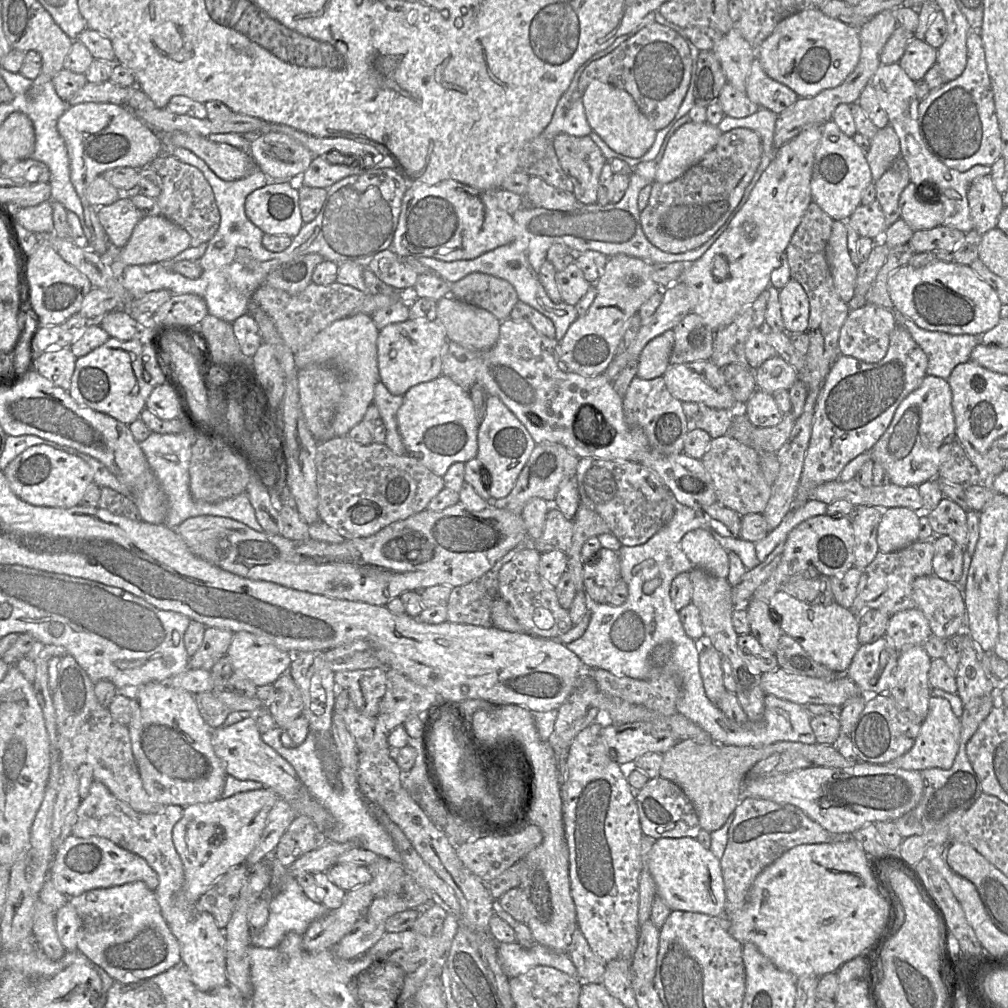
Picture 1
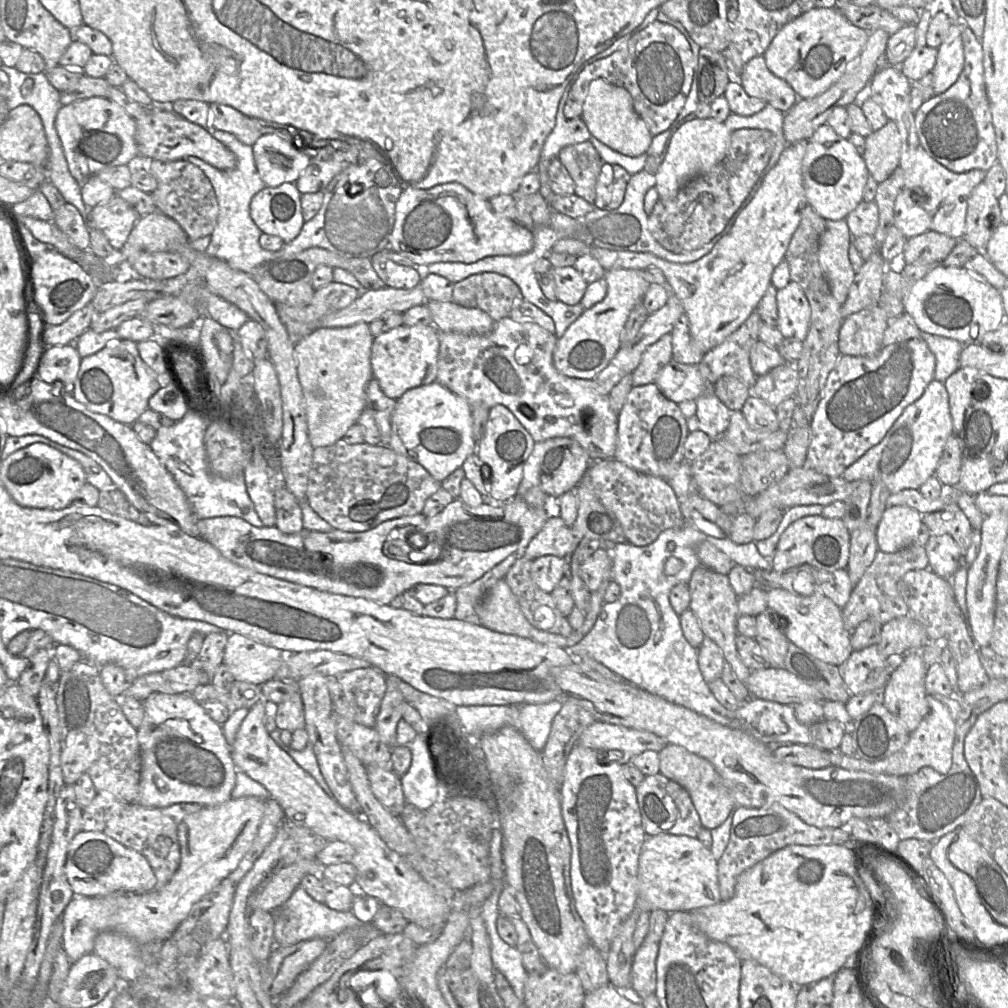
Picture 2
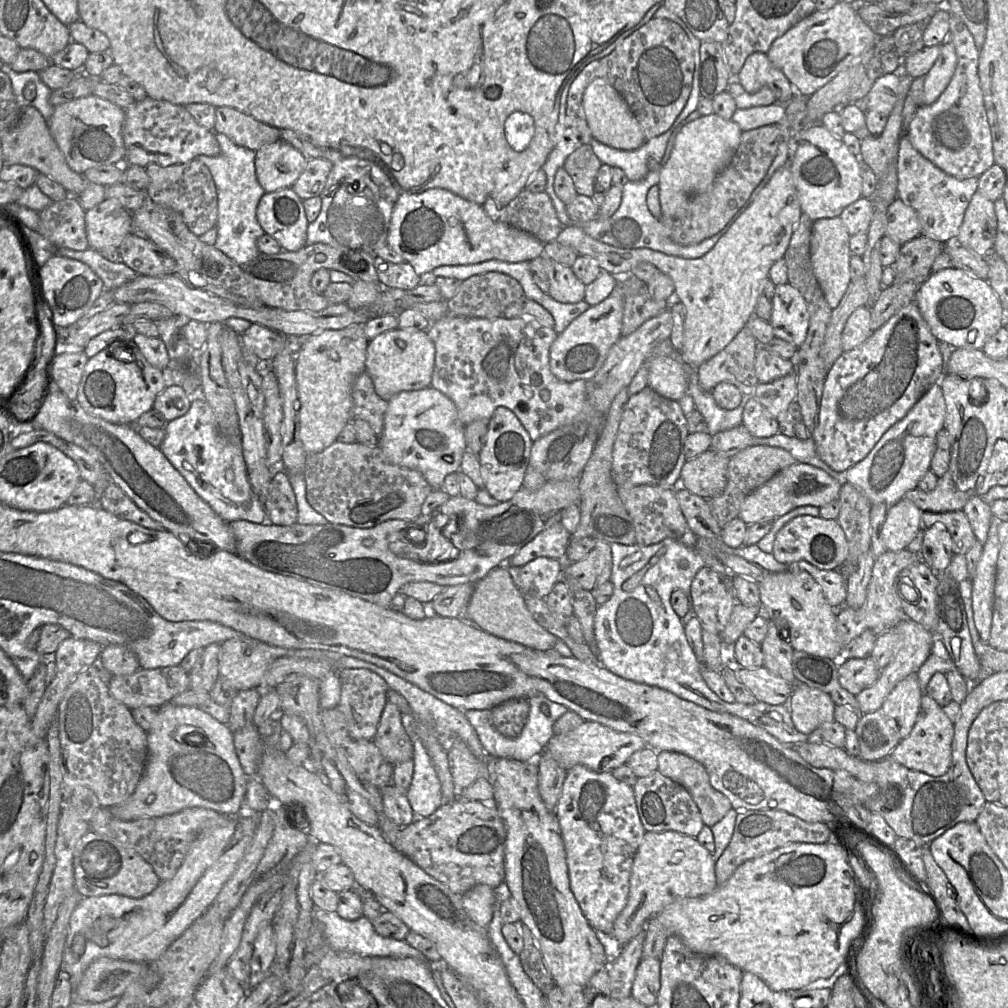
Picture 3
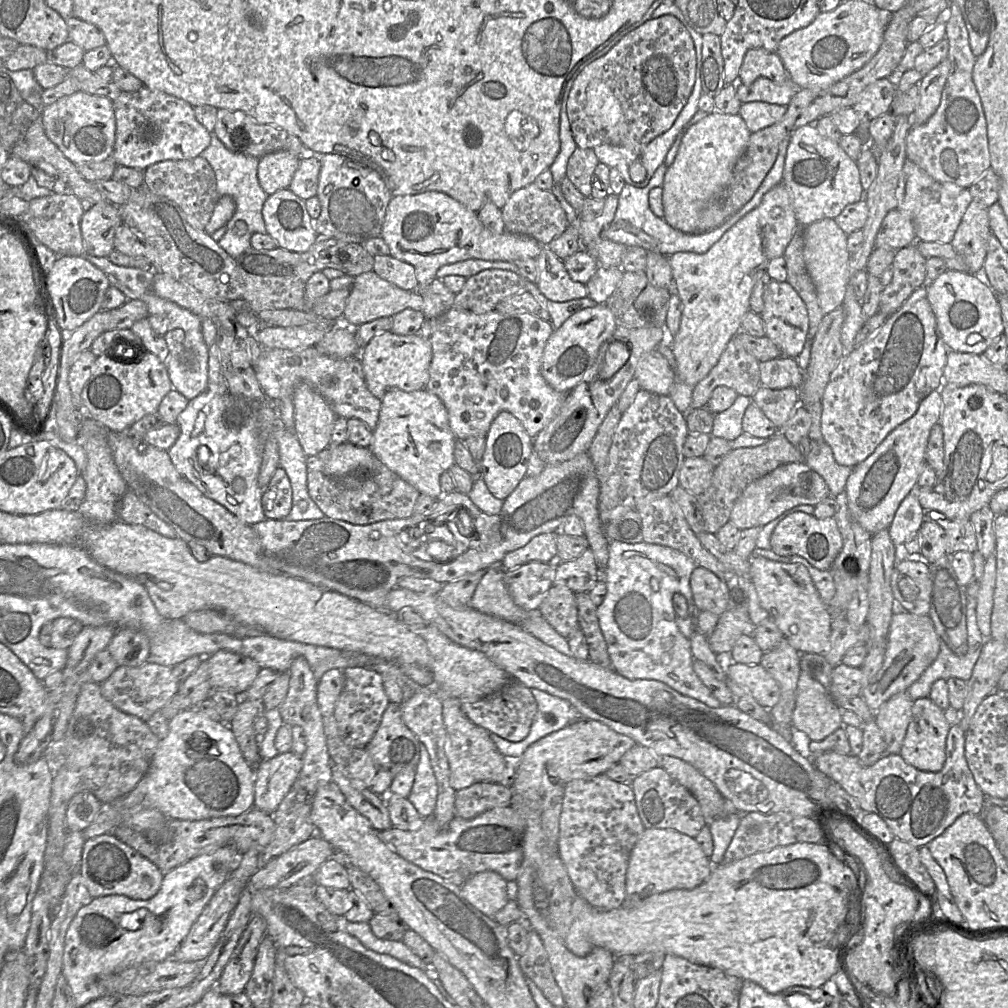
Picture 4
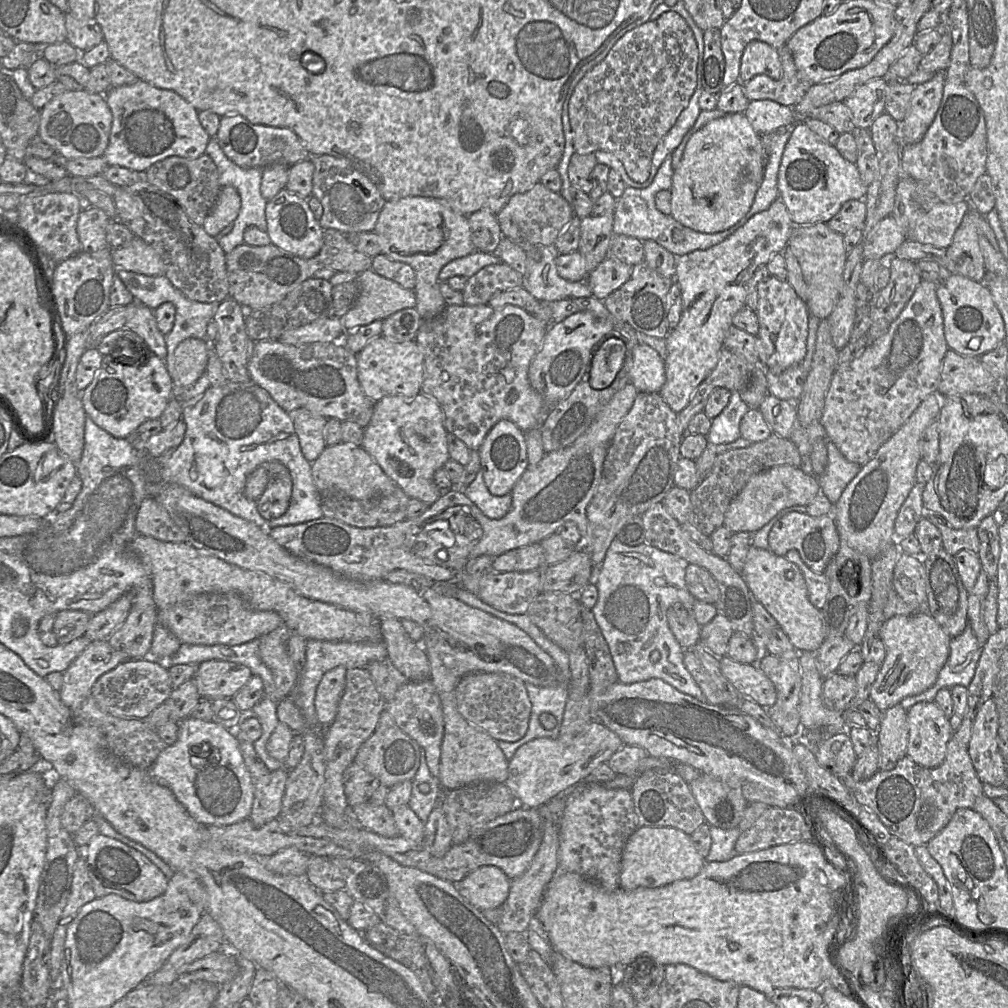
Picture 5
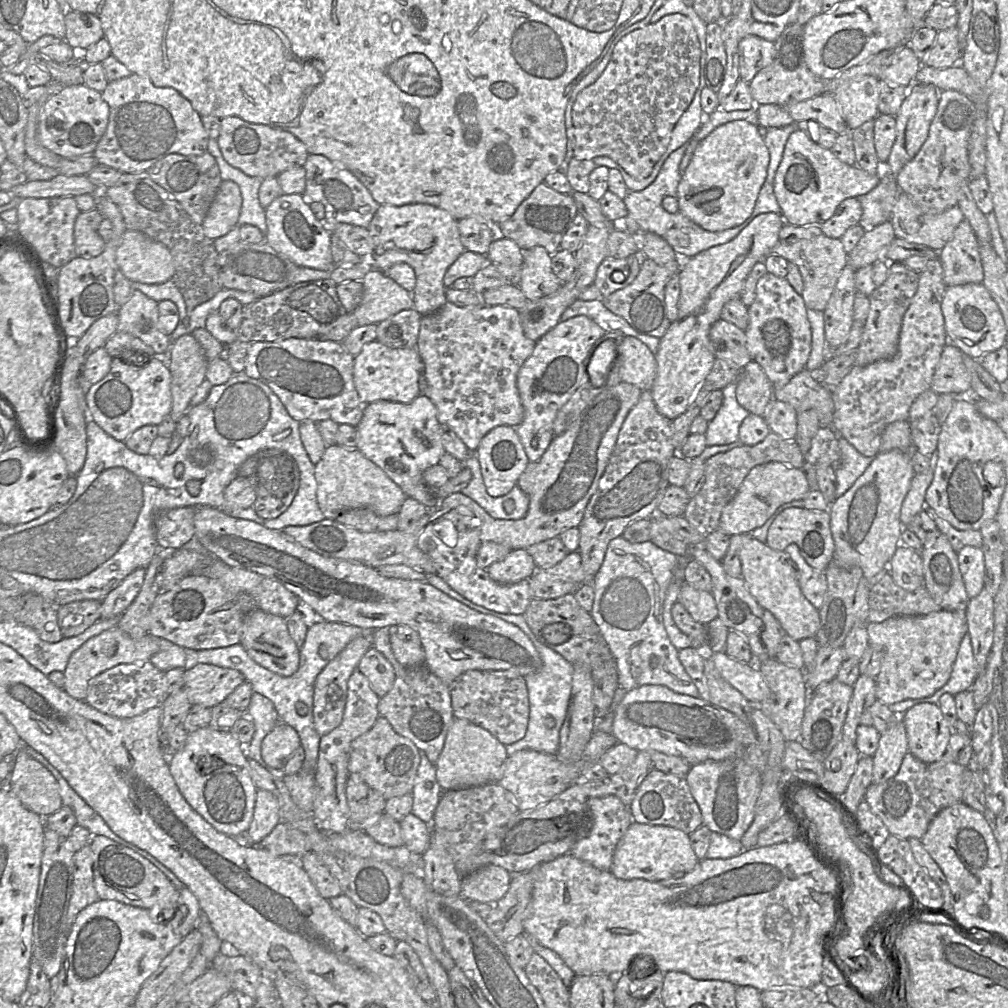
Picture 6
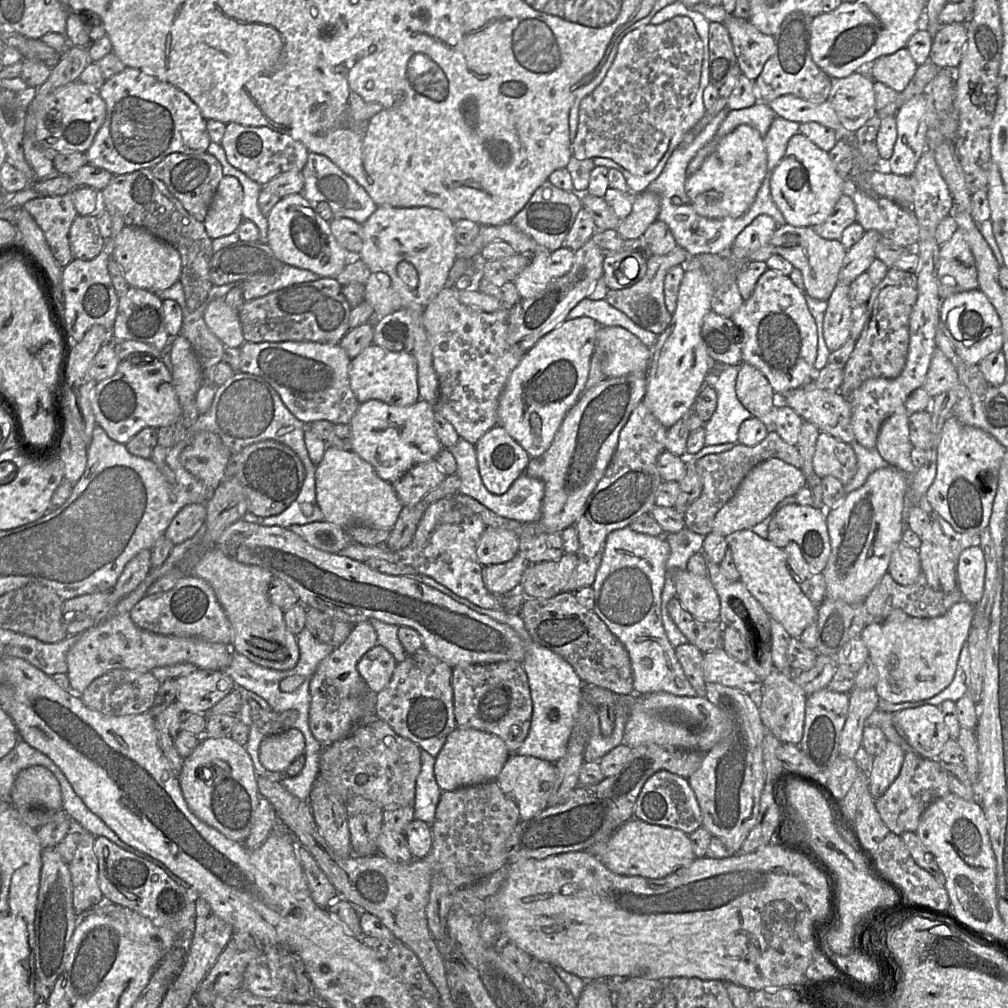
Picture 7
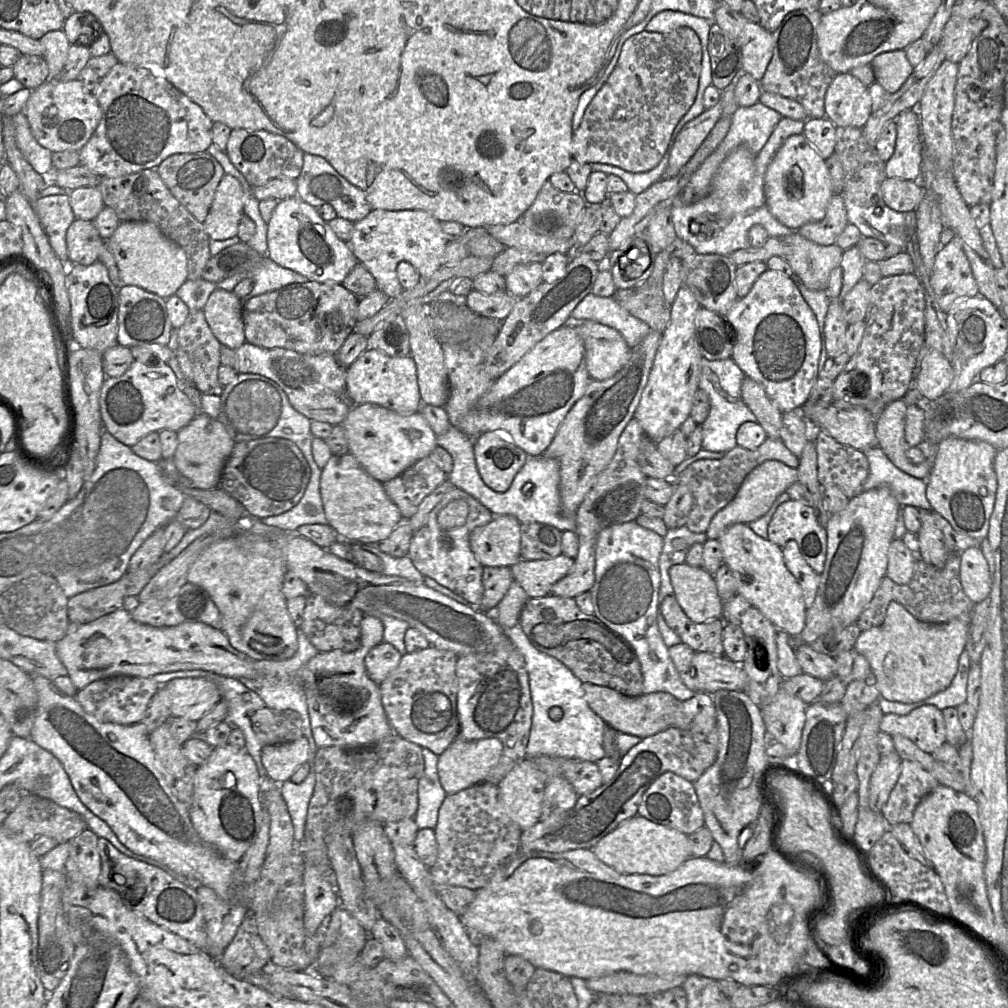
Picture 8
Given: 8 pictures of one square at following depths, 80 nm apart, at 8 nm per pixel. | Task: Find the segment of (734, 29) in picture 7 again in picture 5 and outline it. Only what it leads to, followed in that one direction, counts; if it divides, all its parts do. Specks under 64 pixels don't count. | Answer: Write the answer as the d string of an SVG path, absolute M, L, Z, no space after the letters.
M753 40L744 49L739 82L744 84L759 74L778 80L782 76L782 64L777 49L766 42Z

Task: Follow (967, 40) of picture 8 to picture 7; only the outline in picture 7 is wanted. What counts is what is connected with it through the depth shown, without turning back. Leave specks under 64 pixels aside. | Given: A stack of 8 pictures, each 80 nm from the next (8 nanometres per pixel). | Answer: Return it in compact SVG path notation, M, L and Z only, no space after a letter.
M966 23L942 25L933 38L930 60L940 69L956 69L967 42Z

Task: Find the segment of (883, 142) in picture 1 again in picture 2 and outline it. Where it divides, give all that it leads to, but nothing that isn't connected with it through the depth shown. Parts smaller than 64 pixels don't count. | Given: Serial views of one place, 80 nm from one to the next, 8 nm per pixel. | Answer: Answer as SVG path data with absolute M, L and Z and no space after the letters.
M889 120L881 129L865 138L862 155L869 174L879 184L899 166L901 138L895 122Z

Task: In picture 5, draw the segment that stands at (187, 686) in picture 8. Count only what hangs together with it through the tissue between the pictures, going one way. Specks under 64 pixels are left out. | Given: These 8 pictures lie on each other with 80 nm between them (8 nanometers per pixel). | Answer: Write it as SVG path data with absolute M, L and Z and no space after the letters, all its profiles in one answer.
M207 660L197 666L193 677L203 700L232 698L253 676L251 670L239 663Z

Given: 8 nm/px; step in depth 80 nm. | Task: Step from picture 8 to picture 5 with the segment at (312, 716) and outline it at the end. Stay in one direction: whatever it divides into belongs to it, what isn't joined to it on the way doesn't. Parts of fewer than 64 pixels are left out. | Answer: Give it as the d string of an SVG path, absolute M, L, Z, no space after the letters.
M337 666L322 676L314 700L320 727L330 726L335 719L339 701L345 689L346 672L346 667Z

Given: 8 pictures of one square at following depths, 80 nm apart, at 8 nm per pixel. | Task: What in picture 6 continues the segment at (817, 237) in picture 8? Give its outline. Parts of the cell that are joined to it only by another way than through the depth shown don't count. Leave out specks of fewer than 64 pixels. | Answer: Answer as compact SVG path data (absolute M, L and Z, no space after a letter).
M847 198L837 207L831 218L820 225L823 233L840 239L851 227L858 225L862 217L862 206L857 198Z

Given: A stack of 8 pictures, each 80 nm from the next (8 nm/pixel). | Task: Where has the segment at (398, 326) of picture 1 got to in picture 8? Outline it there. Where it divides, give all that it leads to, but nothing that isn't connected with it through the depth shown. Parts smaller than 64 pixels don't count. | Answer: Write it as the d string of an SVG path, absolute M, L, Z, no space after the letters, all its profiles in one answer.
M366 349L346 370L346 384L355 405L374 403L401 415L420 410L422 403L417 367L411 355L393 357L378 349Z

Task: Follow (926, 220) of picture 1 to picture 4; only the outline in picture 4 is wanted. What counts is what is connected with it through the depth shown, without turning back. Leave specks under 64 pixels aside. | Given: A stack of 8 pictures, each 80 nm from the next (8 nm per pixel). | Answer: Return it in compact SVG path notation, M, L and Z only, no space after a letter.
M893 209L883 219L875 239L875 248L898 251L917 241L913 223L906 212Z

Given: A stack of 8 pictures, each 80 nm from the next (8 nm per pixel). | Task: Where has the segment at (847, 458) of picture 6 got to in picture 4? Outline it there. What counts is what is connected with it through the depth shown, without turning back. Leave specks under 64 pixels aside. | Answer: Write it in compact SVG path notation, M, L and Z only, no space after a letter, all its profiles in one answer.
M810 441L810 452L803 462L825 480L832 497L845 491L847 479L854 468L838 464L831 447L825 442Z

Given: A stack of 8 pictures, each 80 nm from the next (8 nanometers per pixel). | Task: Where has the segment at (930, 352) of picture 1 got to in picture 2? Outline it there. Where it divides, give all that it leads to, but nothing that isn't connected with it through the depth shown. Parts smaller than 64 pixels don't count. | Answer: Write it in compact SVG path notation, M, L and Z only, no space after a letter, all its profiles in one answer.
M922 332L922 337L935 356L934 379L944 382L960 367L960 354L964 348L961 342Z

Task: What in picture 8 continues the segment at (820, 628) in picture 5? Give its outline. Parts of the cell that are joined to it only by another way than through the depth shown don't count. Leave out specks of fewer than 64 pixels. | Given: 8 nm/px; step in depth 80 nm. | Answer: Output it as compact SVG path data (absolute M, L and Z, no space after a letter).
M748 524L729 526L718 538L723 563L730 568L736 592L757 608L774 626L799 638L806 623L807 607L800 585L784 563L782 548L757 535Z

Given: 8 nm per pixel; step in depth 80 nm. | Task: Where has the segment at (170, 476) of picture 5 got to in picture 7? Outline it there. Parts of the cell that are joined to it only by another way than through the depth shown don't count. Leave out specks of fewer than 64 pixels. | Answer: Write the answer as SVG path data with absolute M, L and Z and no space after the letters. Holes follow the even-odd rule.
M236 372L225 383L216 387L214 399L209 410L204 414L200 414L196 422L185 431L185 438L168 449L165 462L172 470L177 472L179 476L176 480L181 481L184 490L190 491L190 493L198 493L200 498L205 499L203 502L206 503L211 496L210 489L187 471L180 462L181 452L197 433L210 431L217 434L232 454L239 452L252 443L276 440L290 447L301 459L305 468L302 488L297 498L282 513L261 518L248 511L241 519L262 524L263 526L280 526L283 528L288 528L294 524L304 525L312 522L321 522L324 521L324 515L316 500L315 472L317 466L311 461L305 445L304 430L306 425L289 411L279 394L263 378L249 373ZM304 503L313 505L314 511L311 516L303 514L301 507Z

